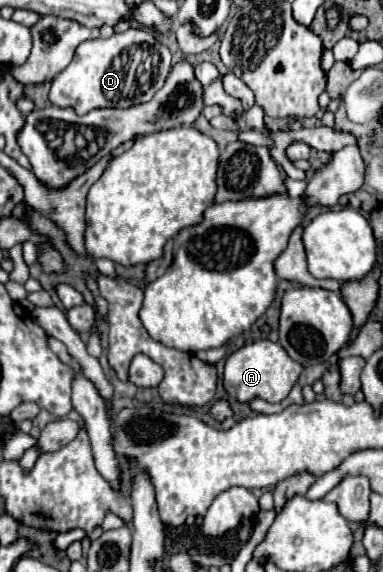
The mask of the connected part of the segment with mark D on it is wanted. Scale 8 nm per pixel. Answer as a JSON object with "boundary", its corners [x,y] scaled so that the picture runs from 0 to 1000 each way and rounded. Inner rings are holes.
{"boundary":[[[337,49],[290,66],[222,70],[201,80],[185,112],[144,133],[128,157],[128,175],[154,185],[185,185],[201,199],[227,199],[248,189],[337,189],[368,175],[399,171],[426,150],[446,119],[446,91],[379,49]]]}

